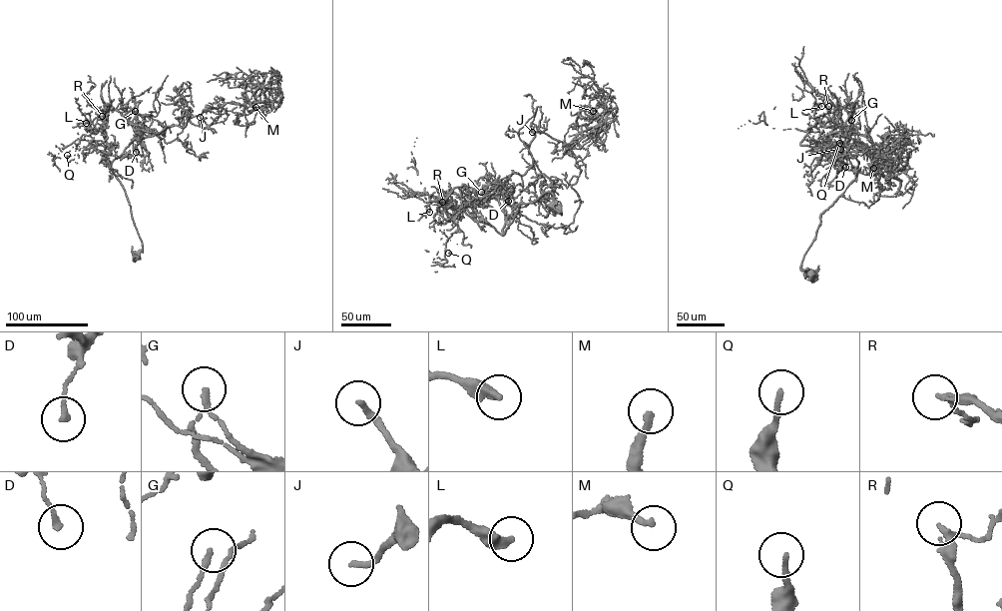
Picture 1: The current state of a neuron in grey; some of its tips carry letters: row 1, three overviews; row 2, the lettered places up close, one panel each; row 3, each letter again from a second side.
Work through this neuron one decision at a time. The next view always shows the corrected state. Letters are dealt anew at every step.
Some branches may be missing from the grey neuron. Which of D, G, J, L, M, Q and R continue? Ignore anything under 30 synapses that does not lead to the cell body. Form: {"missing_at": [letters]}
{"missing_at": ["G", "L", "M"]}

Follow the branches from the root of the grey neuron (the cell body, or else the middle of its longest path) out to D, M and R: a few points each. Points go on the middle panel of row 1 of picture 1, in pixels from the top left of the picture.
D: (557, 209), (549, 192), (535, 202), (520, 204), (503, 234), (504, 214), (499, 196), (503, 194), (508, 201)
M: (557, 209), (545, 192), (502, 233), (509, 178), (532, 164), (523, 141), (598, 132), (608, 110), (593, 111)
R: (557, 209), (549, 192), (535, 202), (520, 204), (502, 235), (474, 220), (468, 210), (442, 202)

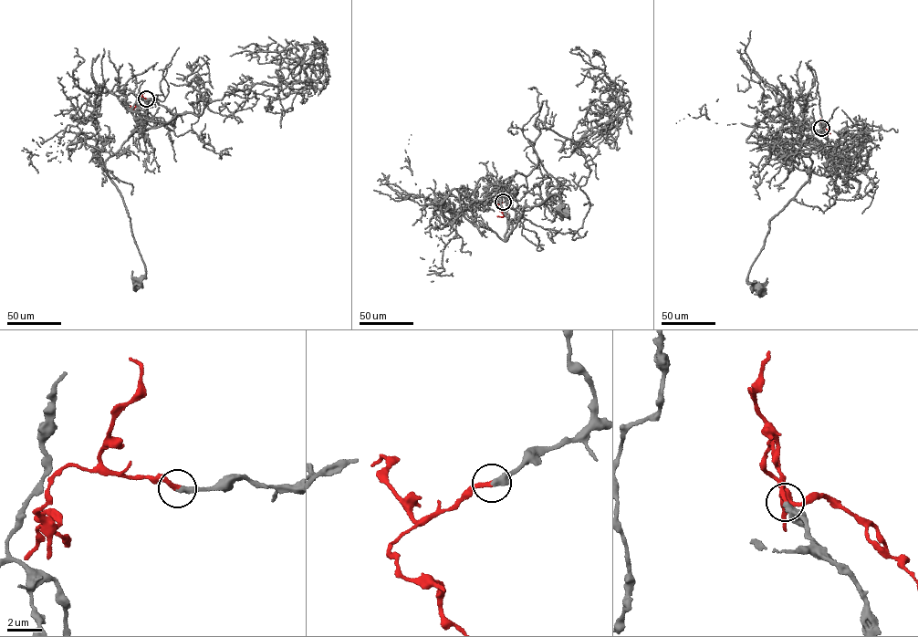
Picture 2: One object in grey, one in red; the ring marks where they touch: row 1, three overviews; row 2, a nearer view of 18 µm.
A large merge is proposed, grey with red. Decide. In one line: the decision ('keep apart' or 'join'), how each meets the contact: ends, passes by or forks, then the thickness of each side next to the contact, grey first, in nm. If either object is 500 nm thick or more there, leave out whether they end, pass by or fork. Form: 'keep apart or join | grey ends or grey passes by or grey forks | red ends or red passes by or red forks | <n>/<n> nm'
join | grey ends | red ends | 400/260 nm

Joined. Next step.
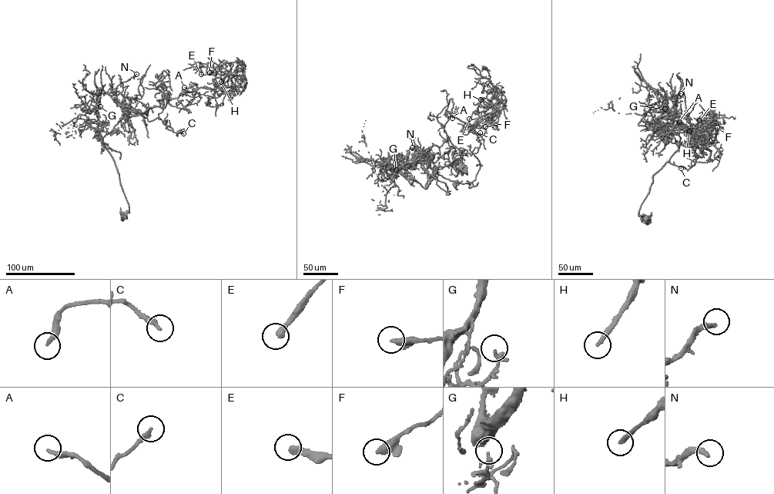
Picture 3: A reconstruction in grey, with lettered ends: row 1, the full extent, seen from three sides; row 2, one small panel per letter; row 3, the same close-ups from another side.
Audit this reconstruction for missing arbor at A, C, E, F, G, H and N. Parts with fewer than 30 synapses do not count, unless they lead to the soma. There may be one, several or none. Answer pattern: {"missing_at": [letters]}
{"missing_at": ["E", "H", "N"]}

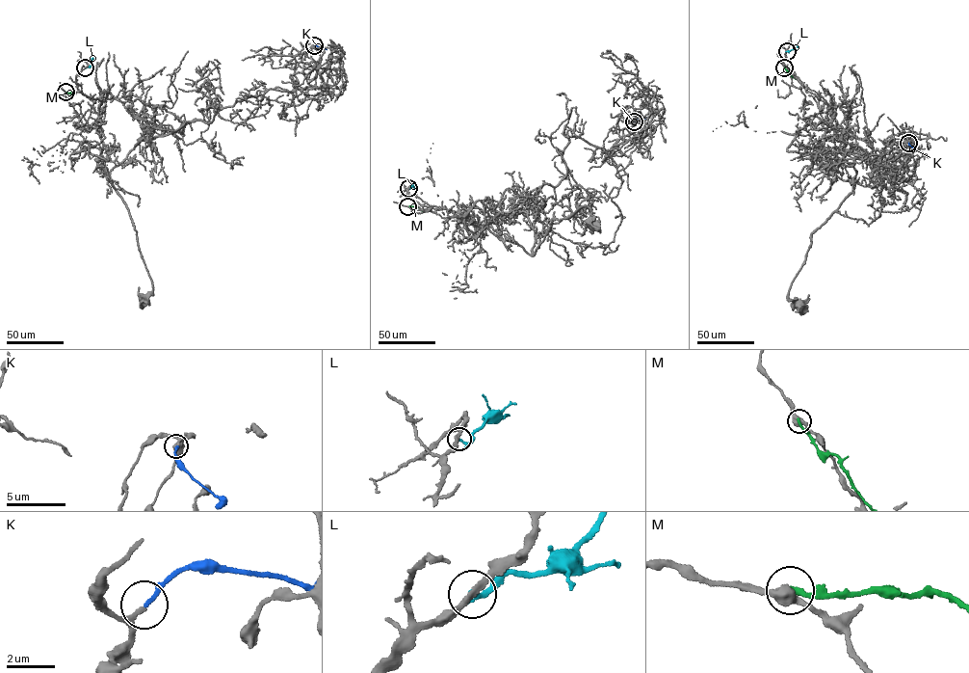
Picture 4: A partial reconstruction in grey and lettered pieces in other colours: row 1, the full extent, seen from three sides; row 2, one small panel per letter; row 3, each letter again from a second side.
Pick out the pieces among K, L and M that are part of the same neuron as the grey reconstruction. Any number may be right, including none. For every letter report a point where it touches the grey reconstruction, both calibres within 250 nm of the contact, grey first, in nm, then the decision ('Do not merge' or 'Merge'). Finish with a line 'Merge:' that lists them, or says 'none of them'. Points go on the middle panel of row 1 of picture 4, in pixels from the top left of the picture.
K: Touches grey at (634, 121). Thickness 140 nm (grey) against 150 nm. Merge
L: Touches grey at (408, 188). Thickness 220 nm (grey) against 220 nm. Do not merge
M: Touches grey at (407, 206). Thickness 440 nm (grey) against 240 nm. Do not merge
Merge: K

